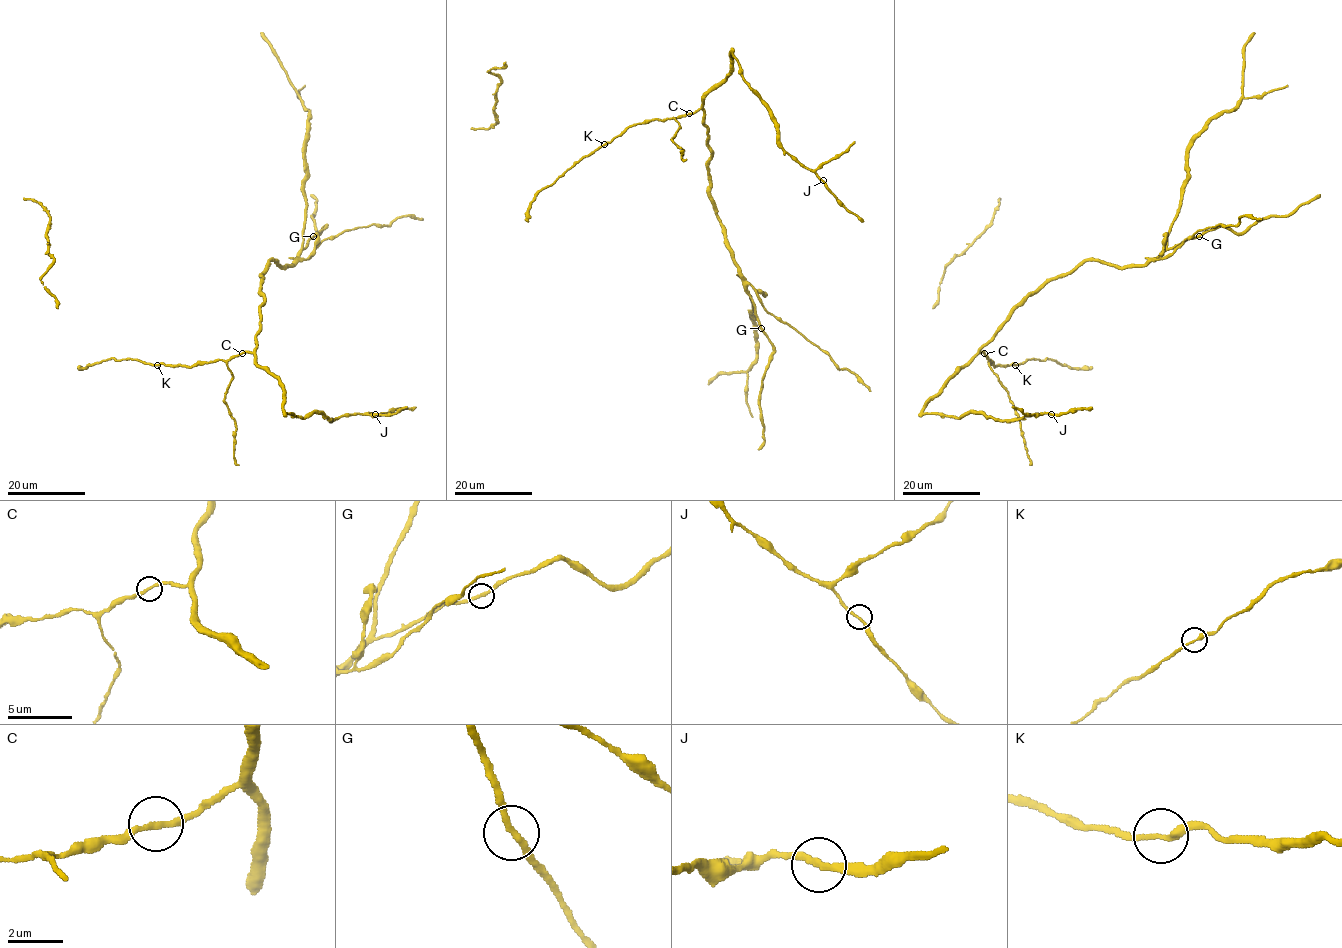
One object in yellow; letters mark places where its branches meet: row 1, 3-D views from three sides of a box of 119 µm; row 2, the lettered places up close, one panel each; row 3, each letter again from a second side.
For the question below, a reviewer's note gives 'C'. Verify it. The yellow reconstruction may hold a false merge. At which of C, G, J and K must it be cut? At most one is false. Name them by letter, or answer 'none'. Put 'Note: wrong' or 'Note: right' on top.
Note: wrong
none

